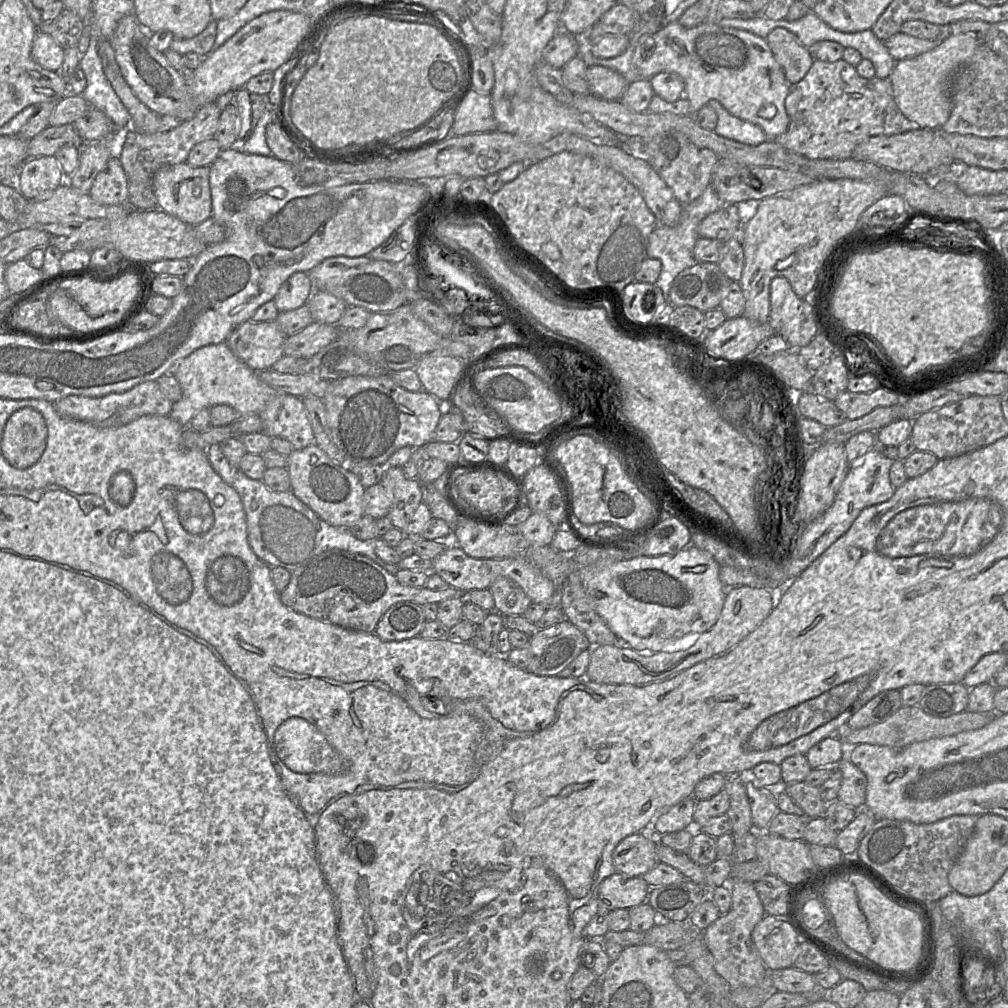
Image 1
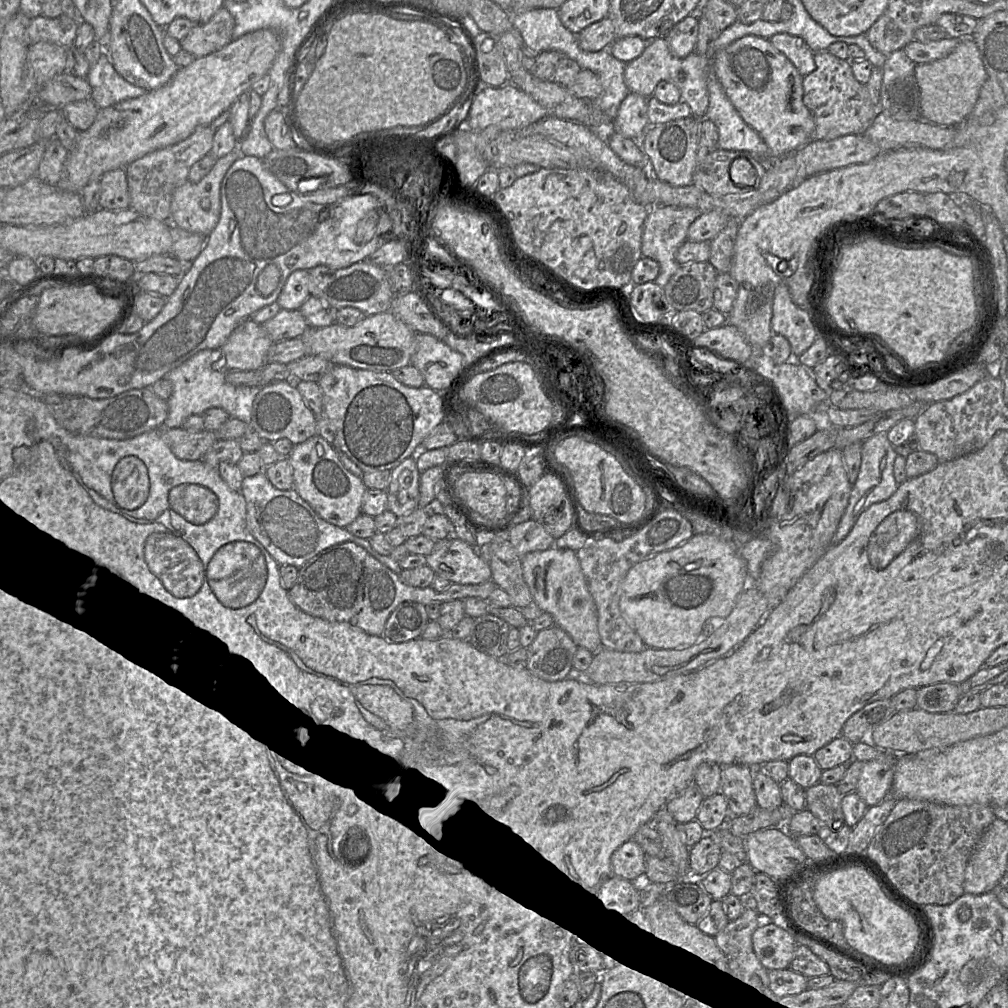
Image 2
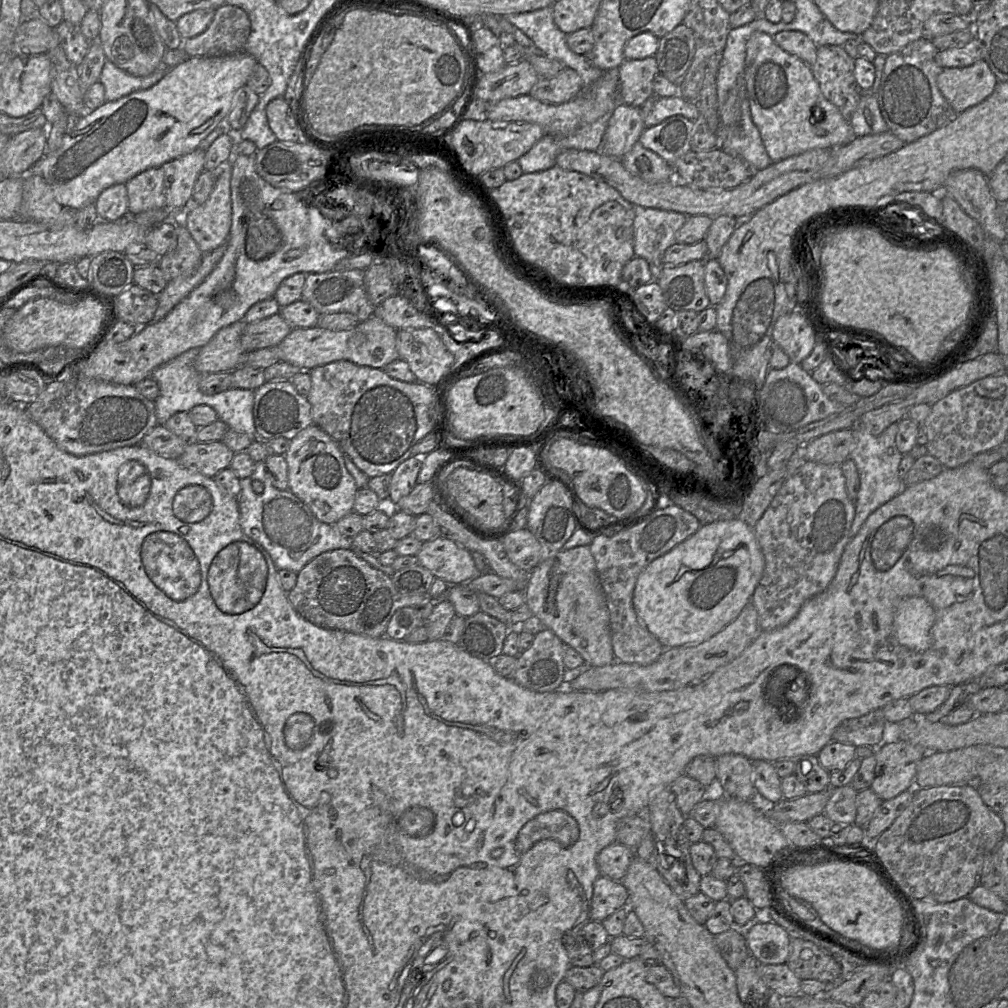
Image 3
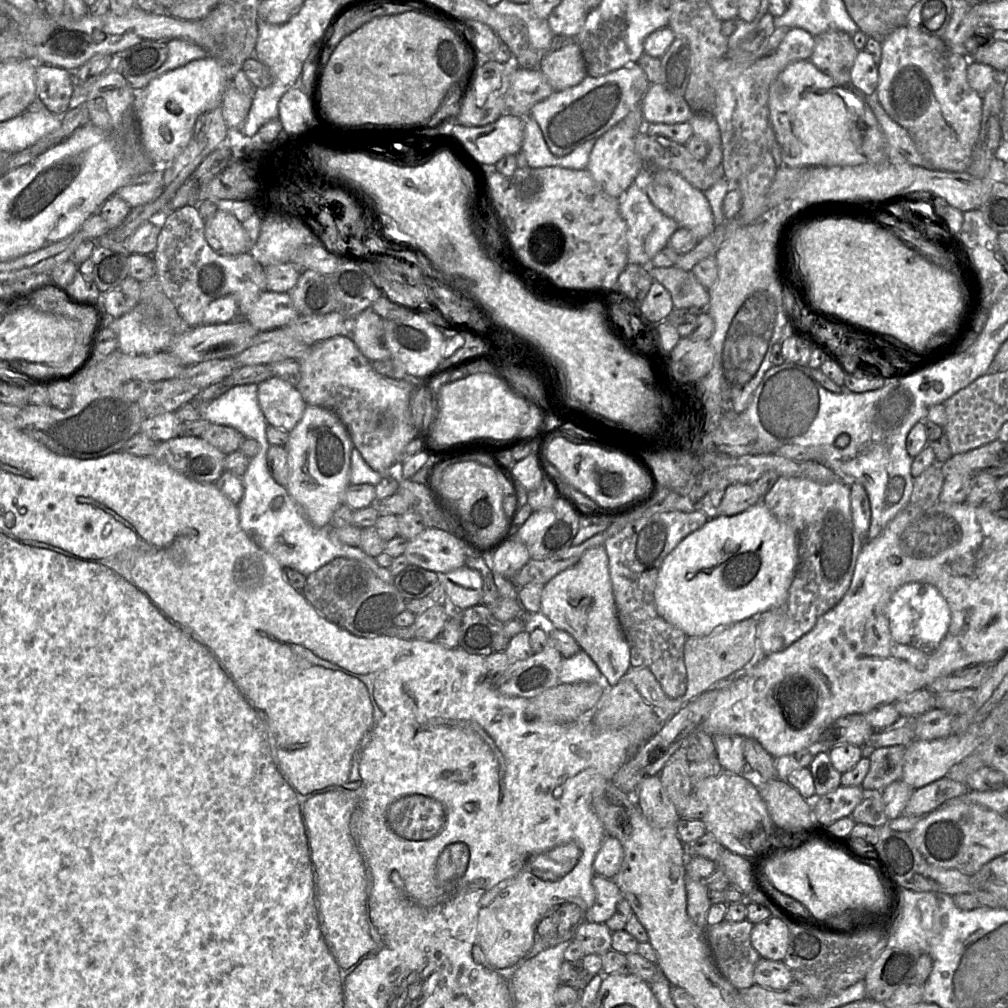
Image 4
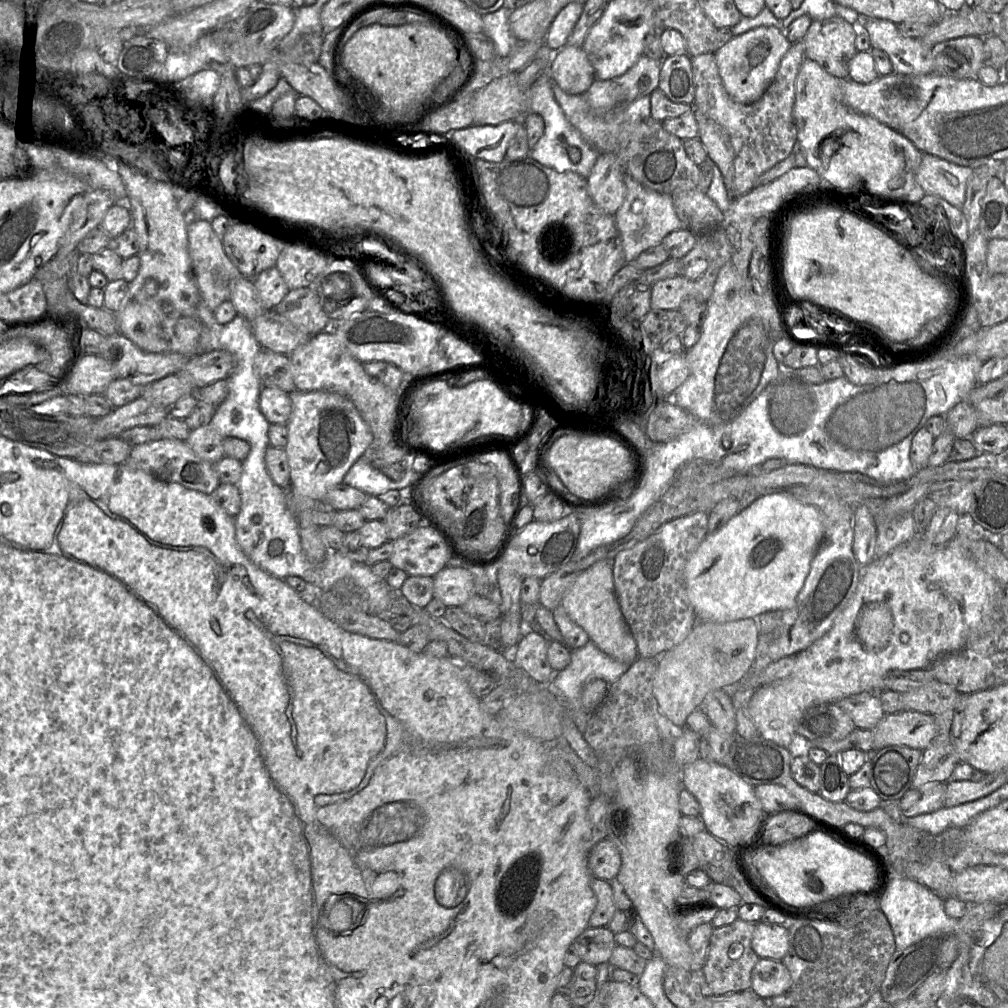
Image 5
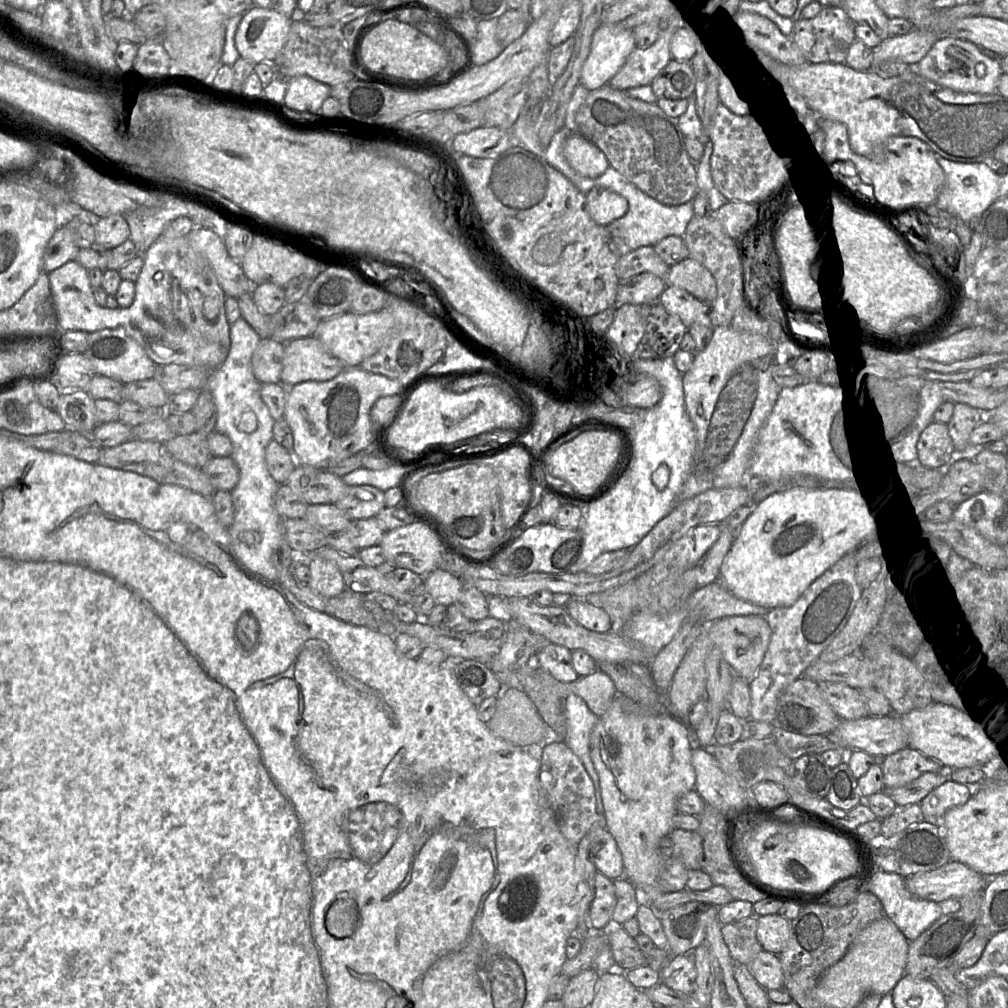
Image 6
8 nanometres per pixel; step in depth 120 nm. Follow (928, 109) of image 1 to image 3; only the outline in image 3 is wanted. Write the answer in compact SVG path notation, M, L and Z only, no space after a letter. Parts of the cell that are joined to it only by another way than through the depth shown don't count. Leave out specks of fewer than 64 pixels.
M983 59L966 67L943 68L937 78L940 92L957 114L988 98L997 83L996 75Z

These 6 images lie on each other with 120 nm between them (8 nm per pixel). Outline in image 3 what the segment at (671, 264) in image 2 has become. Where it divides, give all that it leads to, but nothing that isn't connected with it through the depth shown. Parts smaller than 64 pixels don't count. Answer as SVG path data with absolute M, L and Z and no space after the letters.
M634 205L634 254L645 259L653 281L658 281L664 267L664 254L676 242L675 235L687 218L683 213Z

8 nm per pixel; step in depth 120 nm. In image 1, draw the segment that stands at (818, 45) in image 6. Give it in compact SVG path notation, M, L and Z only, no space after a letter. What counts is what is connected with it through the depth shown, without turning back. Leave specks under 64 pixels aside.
M840 59L835 62L814 60L811 68L807 72L807 74L804 76L804 78L800 82L791 86L790 92L785 99L785 109L789 117L789 126L786 132L780 135L779 137L777 137L776 139L774 139L774 141L776 141L781 146L797 154L801 154L809 159L814 159L814 160L849 159L851 158L852 153L854 149L856 148L856 146L865 140L868 140L870 138L877 137L877 136L898 135L898 134L905 133L913 128L919 128L914 126L900 111L899 107L897 106L895 102L889 80L880 79L877 76L871 79L863 78L858 74L856 68L853 65L849 64L843 59Z

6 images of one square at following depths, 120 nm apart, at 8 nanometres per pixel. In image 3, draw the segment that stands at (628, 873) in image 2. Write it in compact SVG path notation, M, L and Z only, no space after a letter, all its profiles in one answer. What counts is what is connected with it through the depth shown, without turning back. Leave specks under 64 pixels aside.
M617 841L613 842L596 857L599 876L602 875L615 881L621 881L634 856L633 849Z

